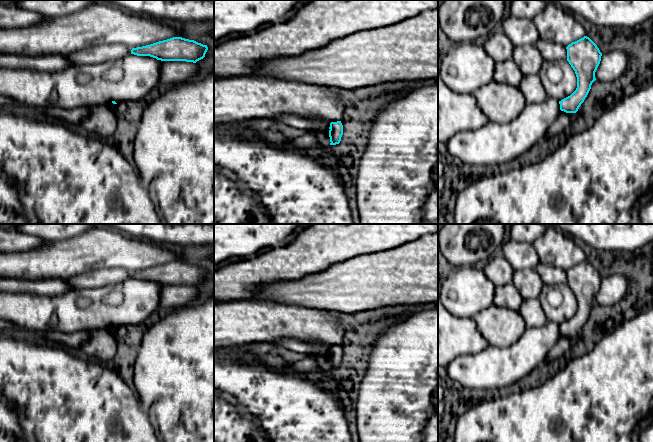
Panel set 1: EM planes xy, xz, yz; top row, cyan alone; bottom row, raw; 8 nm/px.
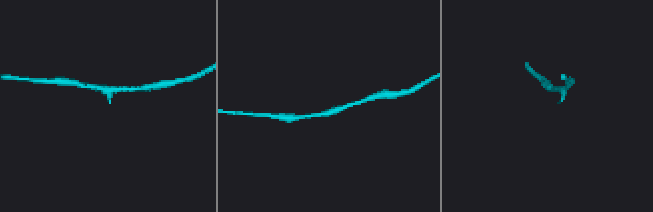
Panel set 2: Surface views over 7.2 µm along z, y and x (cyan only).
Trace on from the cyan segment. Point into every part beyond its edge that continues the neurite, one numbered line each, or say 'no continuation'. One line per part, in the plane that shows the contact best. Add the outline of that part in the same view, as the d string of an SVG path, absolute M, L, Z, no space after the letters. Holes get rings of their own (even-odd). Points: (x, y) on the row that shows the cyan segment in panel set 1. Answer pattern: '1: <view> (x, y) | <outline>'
no continuation

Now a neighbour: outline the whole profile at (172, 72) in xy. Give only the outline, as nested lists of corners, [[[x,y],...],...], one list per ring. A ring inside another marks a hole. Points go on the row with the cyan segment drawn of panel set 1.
[[[164,61],[161,65],[160,86],[180,85],[196,78],[196,63],[186,61]]]

